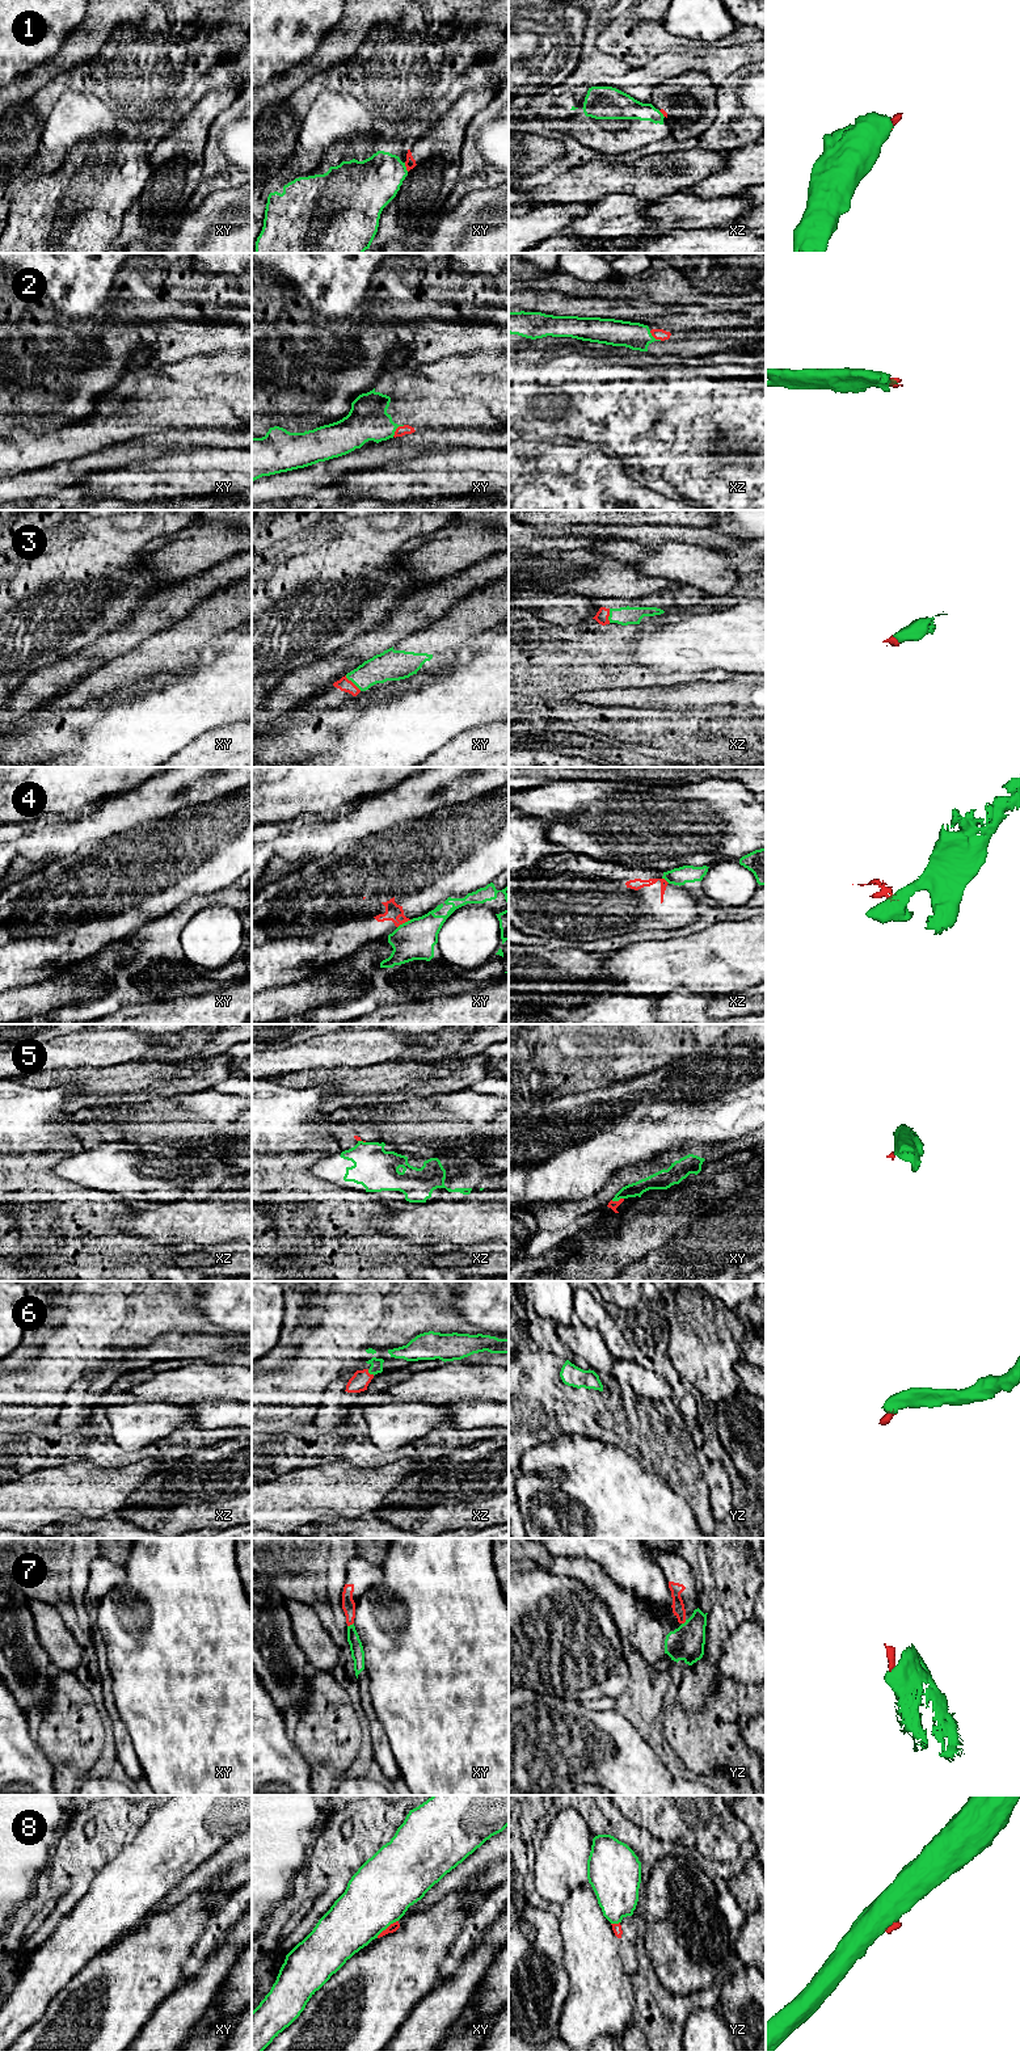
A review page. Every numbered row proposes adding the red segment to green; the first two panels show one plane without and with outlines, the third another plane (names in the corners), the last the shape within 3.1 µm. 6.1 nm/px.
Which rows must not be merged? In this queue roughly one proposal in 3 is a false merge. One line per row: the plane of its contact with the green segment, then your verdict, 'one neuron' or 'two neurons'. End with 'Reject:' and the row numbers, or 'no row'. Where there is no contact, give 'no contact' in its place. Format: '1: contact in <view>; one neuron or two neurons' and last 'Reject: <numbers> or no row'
1: contact in xy; two neurons
2: contact in xy; one neuron
3: contact in xy; one neuron
4: contact in xy; two neurons
5: contact in xy; two neurons
6: contact in xz; one neuron
7: contact in xy; one neuron
8: contact in xy; one neuron
Reject: 1, 4, 5

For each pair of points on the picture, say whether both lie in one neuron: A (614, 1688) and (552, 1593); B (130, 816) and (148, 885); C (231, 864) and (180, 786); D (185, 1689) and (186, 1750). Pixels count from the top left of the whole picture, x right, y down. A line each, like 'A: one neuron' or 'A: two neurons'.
A: one neuron
B: two neurons
C: two neurons
D: one neuron

